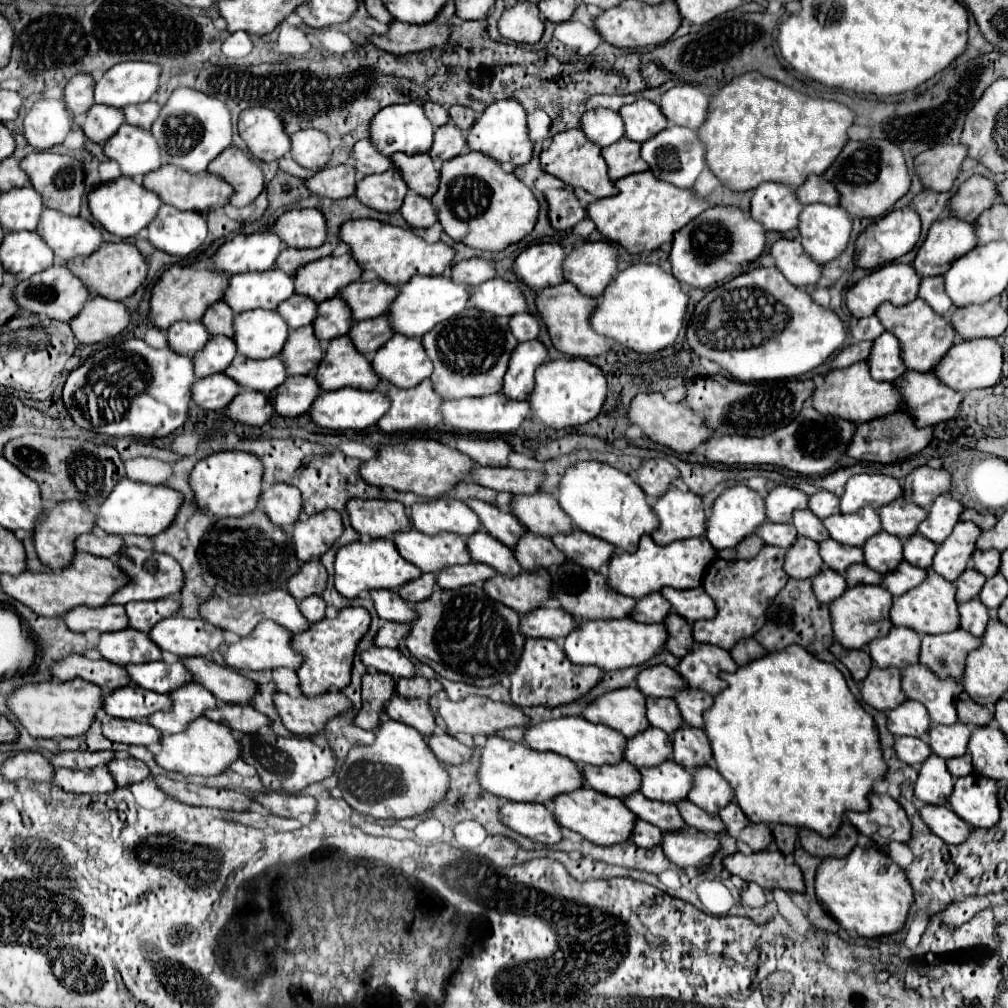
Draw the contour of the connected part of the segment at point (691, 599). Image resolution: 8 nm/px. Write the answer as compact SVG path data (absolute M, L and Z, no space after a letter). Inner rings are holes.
M664 587L660 593L672 603L674 611L684 619L688 619L690 623L716 617L716 605L702 587L686 589L686 591Z

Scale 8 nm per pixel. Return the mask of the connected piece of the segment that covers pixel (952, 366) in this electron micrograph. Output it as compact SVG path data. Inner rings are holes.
M976 339L976 341L962 341L950 347L950 351L936 363L934 375L954 391L970 391L970 389L984 389L994 387L1002 373L1002 347L994 339Z

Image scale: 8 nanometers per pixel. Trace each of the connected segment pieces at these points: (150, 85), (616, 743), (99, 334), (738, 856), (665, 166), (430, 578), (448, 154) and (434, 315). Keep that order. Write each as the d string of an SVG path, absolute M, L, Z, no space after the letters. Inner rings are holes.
M146 61L118 63L98 79L94 89L94 99L96 103L116 107L116 109L122 109L132 103L144 103L158 91L158 77L160 77L160 67L154 63L146 63Z
M562 717L554 721L544 721L536 727L530 727L524 735L524 743L536 751L552 751L572 759L574 763L582 765L616 765L624 761L624 747L626 737L620 735L616 729L606 725L594 725L584 717Z
M90 297L82 311L70 319L70 329L74 333L76 343L92 345L104 339L112 339L120 331L124 331L130 323L128 309L106 297Z
M774 847L760 853L752 853L748 857L742 853L734 853L724 859L724 867L732 875L738 875L748 883L758 883L768 891L784 889L802 893L806 889L800 867L796 867L796 863L790 863Z
M676 125L666 127L664 131L660 131L660 135L644 141L640 147L640 157L648 163L648 169L654 173L654 177L660 181L672 183L680 189L690 189L692 183L696 181L696 177L702 173L702 169L706 165L704 153L706 153L704 145L700 143L696 131L688 131L686 127L676 127ZM674 155L678 161L676 167L674 167Z
M424 573L420 579L400 587L398 593L408 603L420 603L432 595L434 585L436 585L436 573Z
M446 123L434 131L434 143L428 151L428 155L436 163L444 163L464 151L464 135L454 123Z
M416 275L416 279L410 279L406 285L400 287L396 299L388 307L388 323L394 333L400 333L404 337L422 337L426 335L436 323L446 321L468 305L468 291L464 285L454 283L450 277L422 277Z

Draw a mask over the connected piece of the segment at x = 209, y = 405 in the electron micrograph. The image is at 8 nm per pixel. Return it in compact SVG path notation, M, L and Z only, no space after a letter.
M222 373L198 379L192 389L192 401L202 407L202 409L210 409L210 411L220 411L224 407L228 407L230 399L234 399L238 395L238 385L228 379Z

